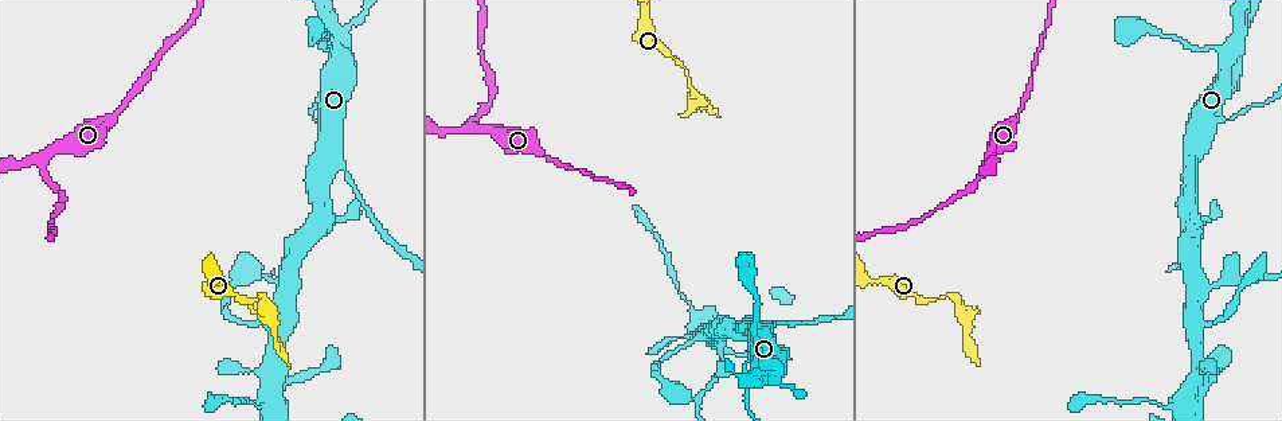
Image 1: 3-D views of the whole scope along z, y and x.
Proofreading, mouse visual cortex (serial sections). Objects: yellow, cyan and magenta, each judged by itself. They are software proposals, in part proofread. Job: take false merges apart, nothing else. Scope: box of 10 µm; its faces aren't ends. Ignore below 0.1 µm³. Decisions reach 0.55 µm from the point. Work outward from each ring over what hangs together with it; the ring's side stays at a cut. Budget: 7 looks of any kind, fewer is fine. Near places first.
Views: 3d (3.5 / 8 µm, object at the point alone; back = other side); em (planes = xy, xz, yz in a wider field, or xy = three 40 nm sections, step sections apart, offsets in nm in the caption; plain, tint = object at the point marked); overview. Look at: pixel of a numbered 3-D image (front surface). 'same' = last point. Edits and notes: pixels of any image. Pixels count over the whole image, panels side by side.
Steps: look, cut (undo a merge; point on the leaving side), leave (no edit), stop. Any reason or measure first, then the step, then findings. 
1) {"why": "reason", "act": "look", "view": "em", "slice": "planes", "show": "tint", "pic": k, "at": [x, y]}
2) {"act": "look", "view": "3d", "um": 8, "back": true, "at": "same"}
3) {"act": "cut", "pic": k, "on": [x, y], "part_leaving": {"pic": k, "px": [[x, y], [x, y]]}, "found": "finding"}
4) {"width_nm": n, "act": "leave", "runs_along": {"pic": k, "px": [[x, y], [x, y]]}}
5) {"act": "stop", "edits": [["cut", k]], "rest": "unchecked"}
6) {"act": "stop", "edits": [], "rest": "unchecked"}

{"act": "look", "view": "3d", "um": 3.5, "pic": 1, "at": [473, 128]}

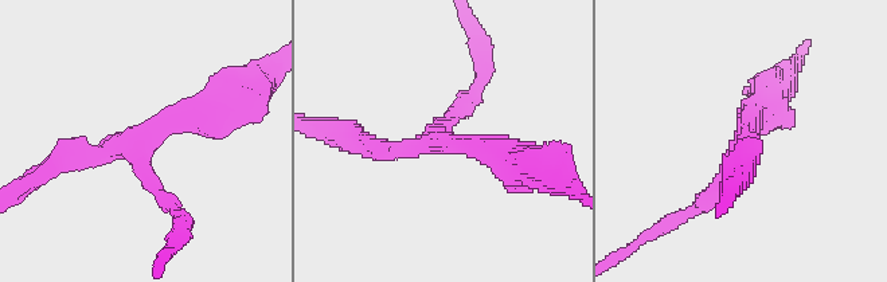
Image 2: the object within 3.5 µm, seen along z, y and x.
{"arms": 3, "arm_widths_nm": [150, 250, 400], "why": "need the tissue", "act": "look", "view": "em", "slice": "xy", "step": 1, "show": "tint", "pic": 2, "at": [143, 145]}

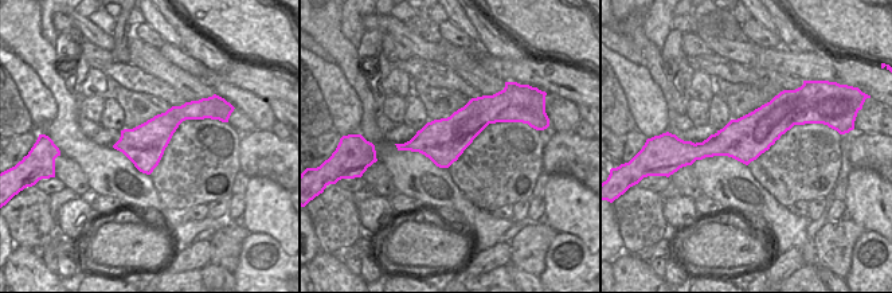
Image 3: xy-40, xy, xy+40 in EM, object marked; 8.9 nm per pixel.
{"act": "leave", "runs_along": {"pic": 3, "px": [[804, 118], [693, 151]]}, "found": "all the same cell"}

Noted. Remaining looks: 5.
{"why": "sharp bend", "act": "look", "view": "3d", "um": 3.5, "pic": 1, "at": [693, 91]}

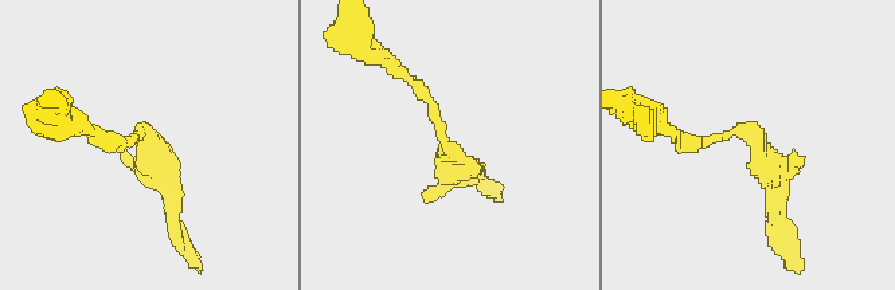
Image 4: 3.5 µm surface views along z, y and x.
{"why": "need the tissue", "act": "look", "view": "em", "slice": "xy", "step": 5, "show": "tint", "pic": 4, "at": [448, 148]}

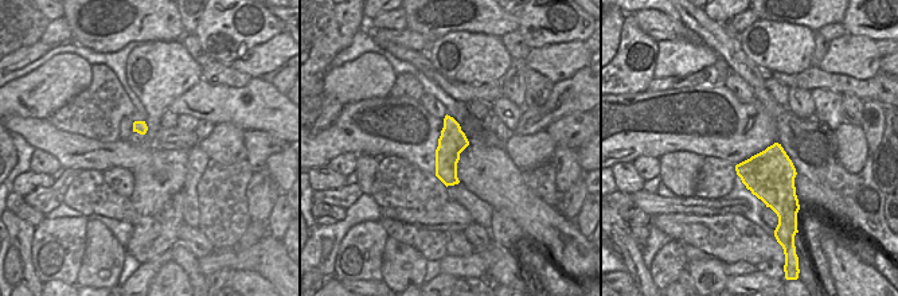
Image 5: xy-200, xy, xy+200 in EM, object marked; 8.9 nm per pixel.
{"why": "cut it another way", "act": "look", "view": "em", "slice": "xy", "step": 2, "show": "tint", "at": "same"}

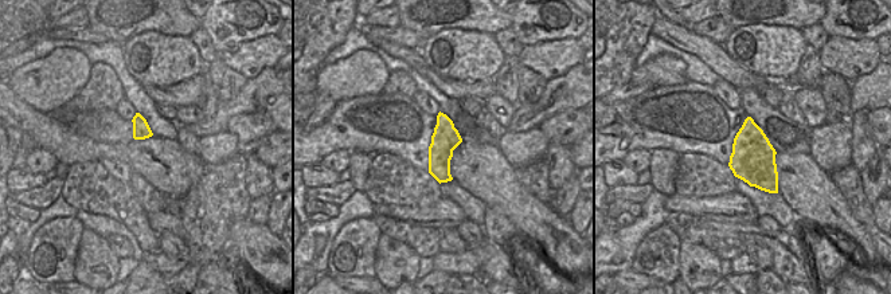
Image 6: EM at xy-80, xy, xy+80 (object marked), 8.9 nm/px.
{"act": "leave", "runs_along": {"pic": 4, "px": [[679, 136], [749, 132], [776, 215]]}, "found": "one cell here"}

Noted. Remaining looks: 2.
{"why": "a narrow waist", "act": "look", "view": "3d", "um": 3.5, "pic": 1, "at": [784, 386]}

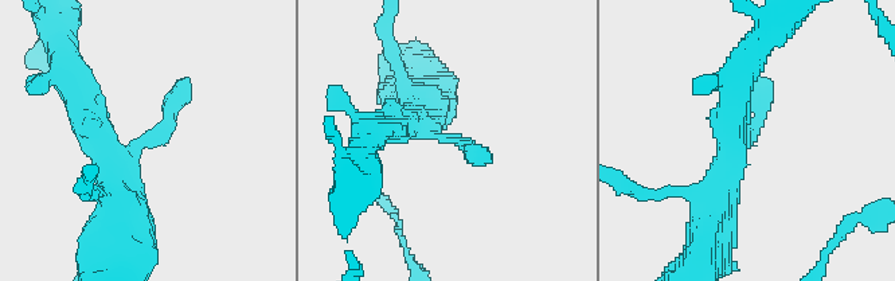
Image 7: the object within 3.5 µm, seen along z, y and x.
{"arms": 3, "arm_widths_nm": [200, 350, 400], "act": "look", "view": "em", "slice": "planes", "show": "tint", "pic": 7, "at": [144, 141]}

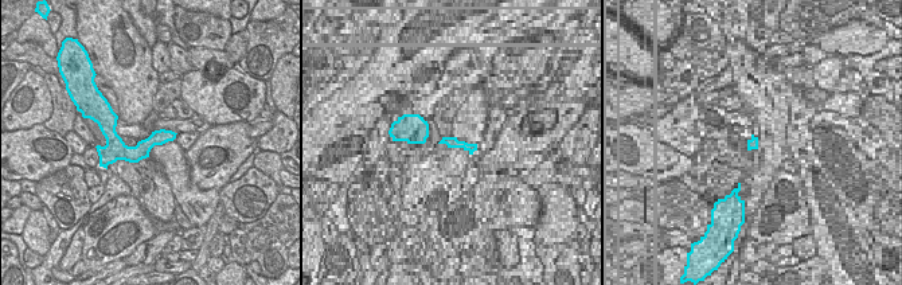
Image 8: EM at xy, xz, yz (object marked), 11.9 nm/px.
{"act": "leave", "runs_along": {"pic": 7, "px": [[118, 205], [110, 159], [168, 127], [184, 81]]}, "found": "continuous, no second cell"}

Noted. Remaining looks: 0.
{"act": "stop", "edits": [], "rest": "unchecked"}

